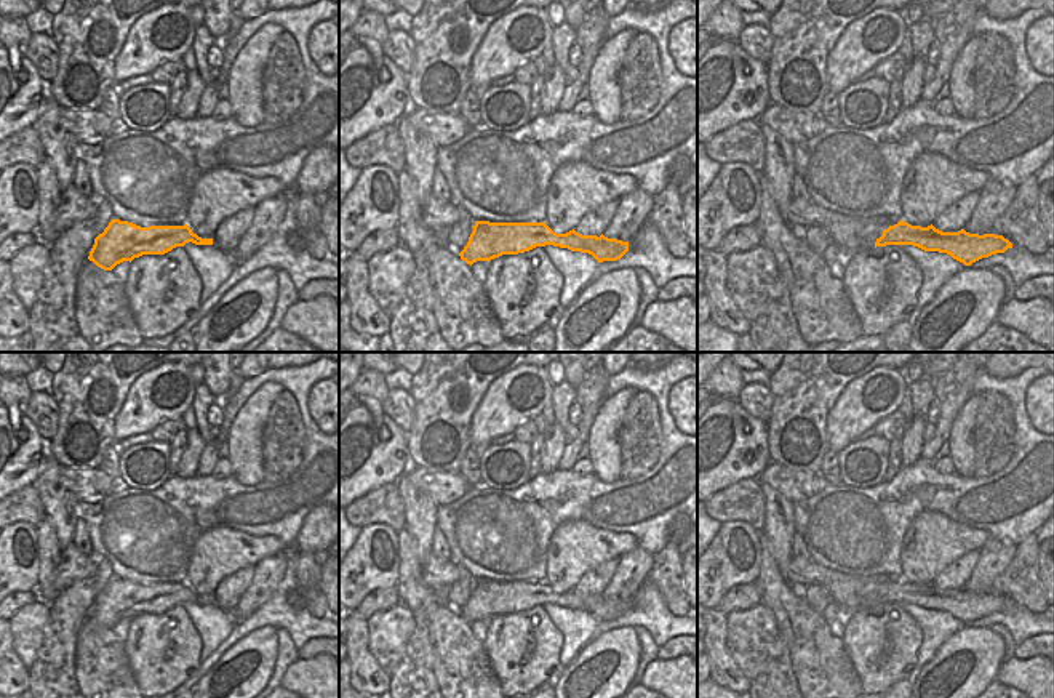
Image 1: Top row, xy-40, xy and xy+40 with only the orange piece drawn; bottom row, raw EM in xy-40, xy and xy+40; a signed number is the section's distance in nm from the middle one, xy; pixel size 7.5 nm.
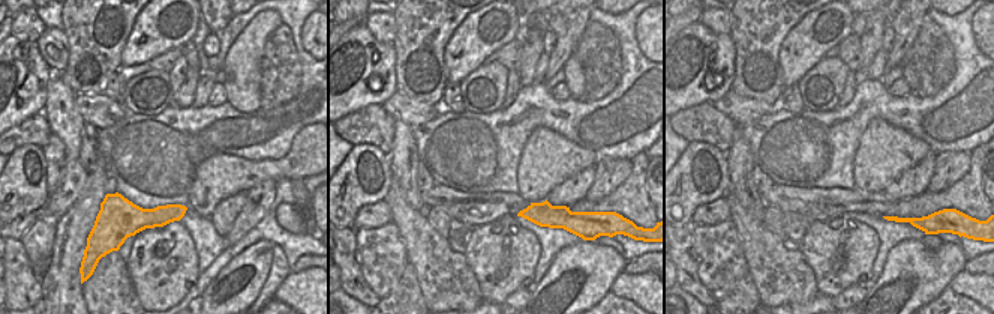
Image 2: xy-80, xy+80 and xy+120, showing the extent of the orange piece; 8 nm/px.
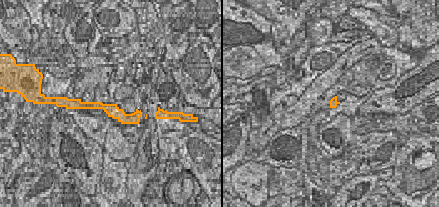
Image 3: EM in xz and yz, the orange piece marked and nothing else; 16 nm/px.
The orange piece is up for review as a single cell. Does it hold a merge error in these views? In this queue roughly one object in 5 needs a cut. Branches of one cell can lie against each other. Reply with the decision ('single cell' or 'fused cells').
single cell

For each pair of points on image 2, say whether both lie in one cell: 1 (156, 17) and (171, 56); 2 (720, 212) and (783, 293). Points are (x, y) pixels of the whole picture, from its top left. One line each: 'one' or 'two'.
1: two
2: two

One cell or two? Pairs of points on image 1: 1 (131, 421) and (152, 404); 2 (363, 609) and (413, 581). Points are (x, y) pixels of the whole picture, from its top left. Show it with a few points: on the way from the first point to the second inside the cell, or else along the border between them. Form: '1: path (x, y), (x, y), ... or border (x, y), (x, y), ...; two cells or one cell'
1: path (136, 417), (147, 405); one cell
2: border (394, 588), (402, 601); two cells

